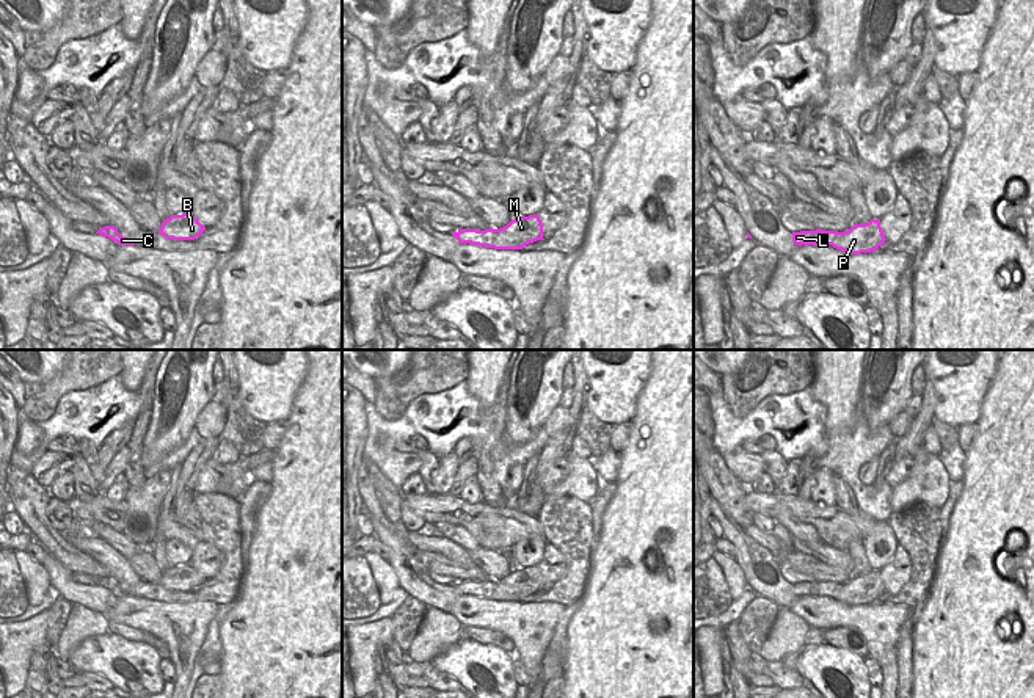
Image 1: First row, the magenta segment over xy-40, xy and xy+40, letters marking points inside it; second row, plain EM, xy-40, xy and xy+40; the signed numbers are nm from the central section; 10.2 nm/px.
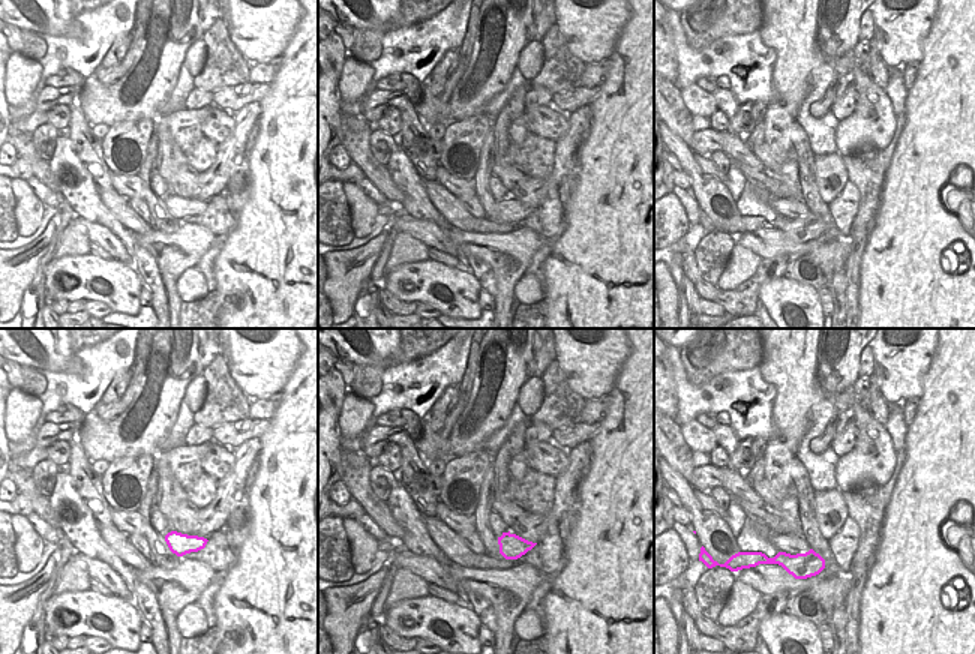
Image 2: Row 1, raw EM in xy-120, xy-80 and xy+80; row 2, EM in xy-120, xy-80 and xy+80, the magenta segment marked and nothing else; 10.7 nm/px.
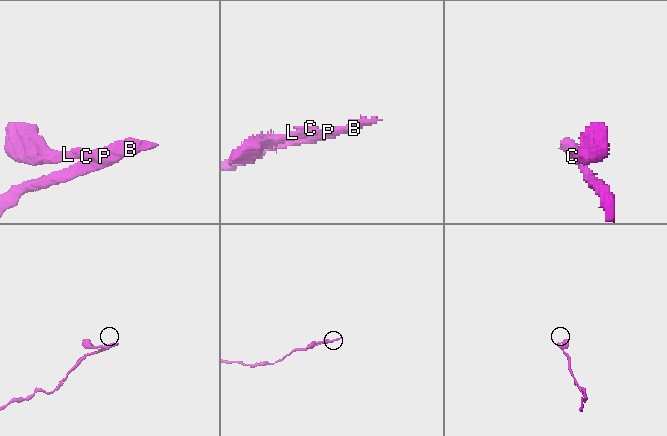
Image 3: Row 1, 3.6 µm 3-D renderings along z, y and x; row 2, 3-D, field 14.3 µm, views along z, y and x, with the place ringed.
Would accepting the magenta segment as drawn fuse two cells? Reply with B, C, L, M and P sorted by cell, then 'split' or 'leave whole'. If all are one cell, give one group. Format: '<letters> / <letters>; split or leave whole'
B M P / C L; split

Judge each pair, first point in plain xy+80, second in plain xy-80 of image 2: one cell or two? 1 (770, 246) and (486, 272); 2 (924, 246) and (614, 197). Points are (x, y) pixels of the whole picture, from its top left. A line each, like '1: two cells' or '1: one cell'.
1: two cells
2: one cell

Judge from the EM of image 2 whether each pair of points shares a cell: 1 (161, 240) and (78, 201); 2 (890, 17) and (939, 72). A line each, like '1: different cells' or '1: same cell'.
1: different cells
2: different cells

